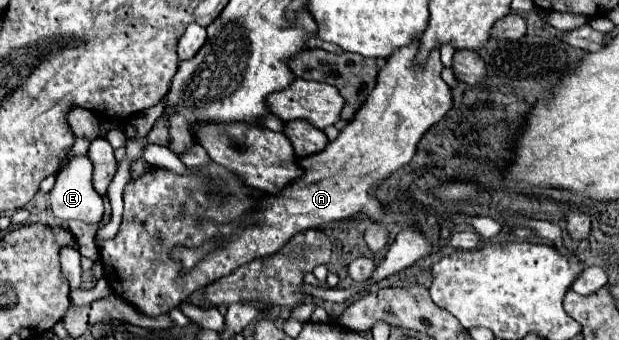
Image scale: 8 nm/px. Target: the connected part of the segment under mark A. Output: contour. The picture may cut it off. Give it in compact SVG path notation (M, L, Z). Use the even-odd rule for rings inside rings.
M402 47L394 51L392 57L388 57L388 63L380 69L376 87L372 89L372 93L368 95L366 103L360 107L356 117L340 131L340 137L336 141L328 143L324 151L320 151L318 155L308 155L300 159L300 167L304 167L306 173L300 179L296 179L288 189L284 189L280 195L270 195L270 199L266 197L264 201L256 201L248 195L248 189L238 187L236 175L232 175L228 169L216 163L208 167L194 167L194 171L200 171L200 175L192 175L192 173L176 175L168 169L152 167L140 179L130 181L124 189L124 217L122 217L118 235L110 241L96 241L102 255L104 275L112 285L114 293L130 301L132 305L136 305L144 315L158 317L178 307L196 289L214 283L216 279L228 275L240 265L250 263L258 257L276 253L298 231L320 227L326 221L346 219L360 211L364 211L374 219L382 219L386 209L380 203L372 203L372 199L368 197L368 191L380 185L390 173L406 165L414 157L416 147L424 137L424 133L432 125L436 125L440 119L444 119L444 115L454 105L452 91L440 77L440 71L444 67L440 61L440 53L436 49L432 53L434 55L430 55L426 67L416 71L412 67L412 47ZM216 237L222 241L222 245L216 247L212 253L208 253L186 275L180 273L182 271L180 263L168 257L168 249L172 249L174 245L182 243L186 247L196 247L206 239L216 239Z

